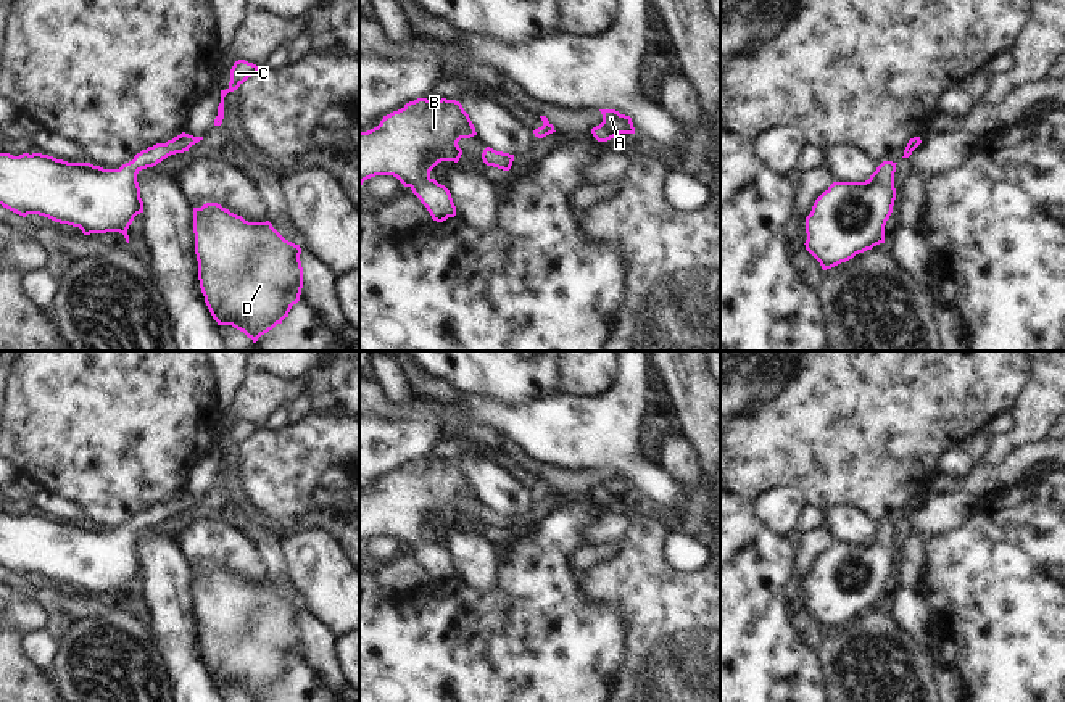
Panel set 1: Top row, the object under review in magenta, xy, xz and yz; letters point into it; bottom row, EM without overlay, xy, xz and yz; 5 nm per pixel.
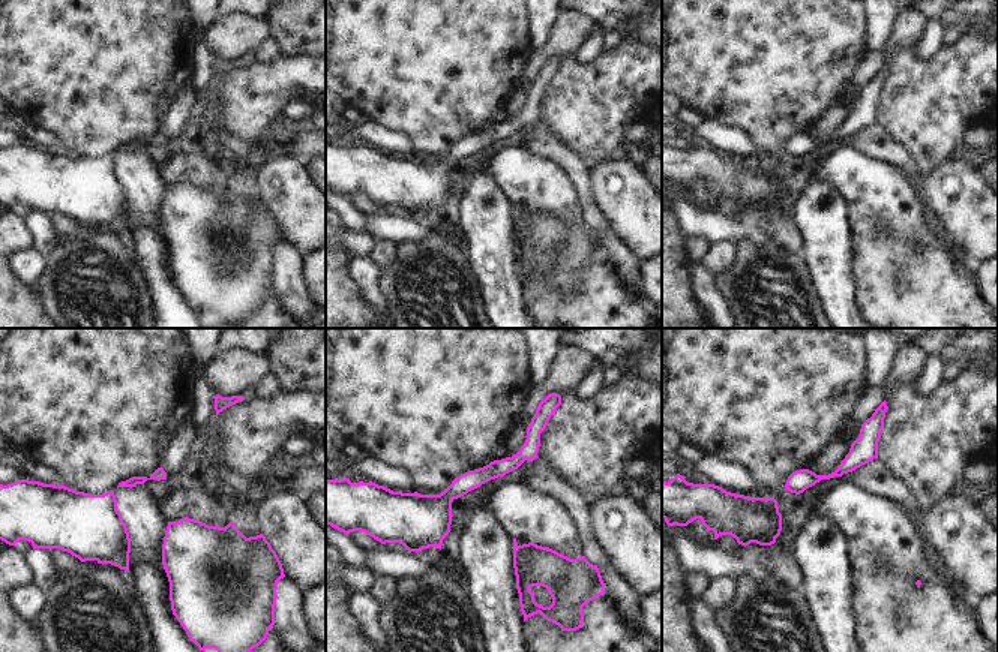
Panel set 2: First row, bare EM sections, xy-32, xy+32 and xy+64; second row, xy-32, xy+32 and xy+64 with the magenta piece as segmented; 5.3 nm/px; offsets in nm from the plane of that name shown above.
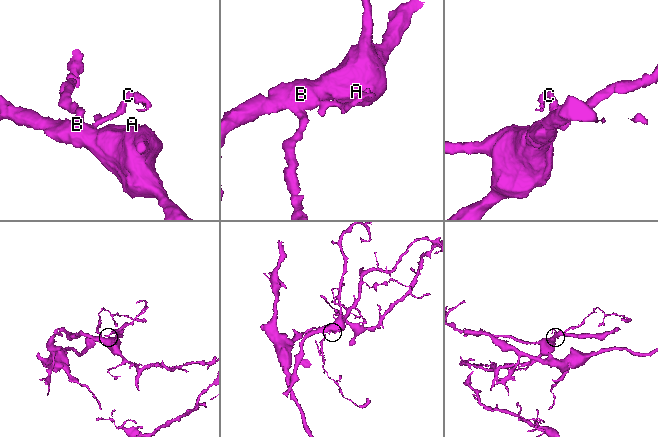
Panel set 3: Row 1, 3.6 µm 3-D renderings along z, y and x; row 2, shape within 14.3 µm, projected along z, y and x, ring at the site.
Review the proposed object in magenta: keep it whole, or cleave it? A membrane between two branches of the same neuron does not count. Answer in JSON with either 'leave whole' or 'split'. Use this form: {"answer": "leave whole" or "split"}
{"answer": "leave whole"}

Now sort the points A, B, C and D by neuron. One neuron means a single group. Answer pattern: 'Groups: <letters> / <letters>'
Groups: A B C D.

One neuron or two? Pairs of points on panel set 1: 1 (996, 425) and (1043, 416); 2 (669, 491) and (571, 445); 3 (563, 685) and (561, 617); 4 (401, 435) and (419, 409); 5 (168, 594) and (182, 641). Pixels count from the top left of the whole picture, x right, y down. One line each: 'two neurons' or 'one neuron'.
1: two neurons
2: one neuron
3: one neuron
4: two neurons
5: one neuron

